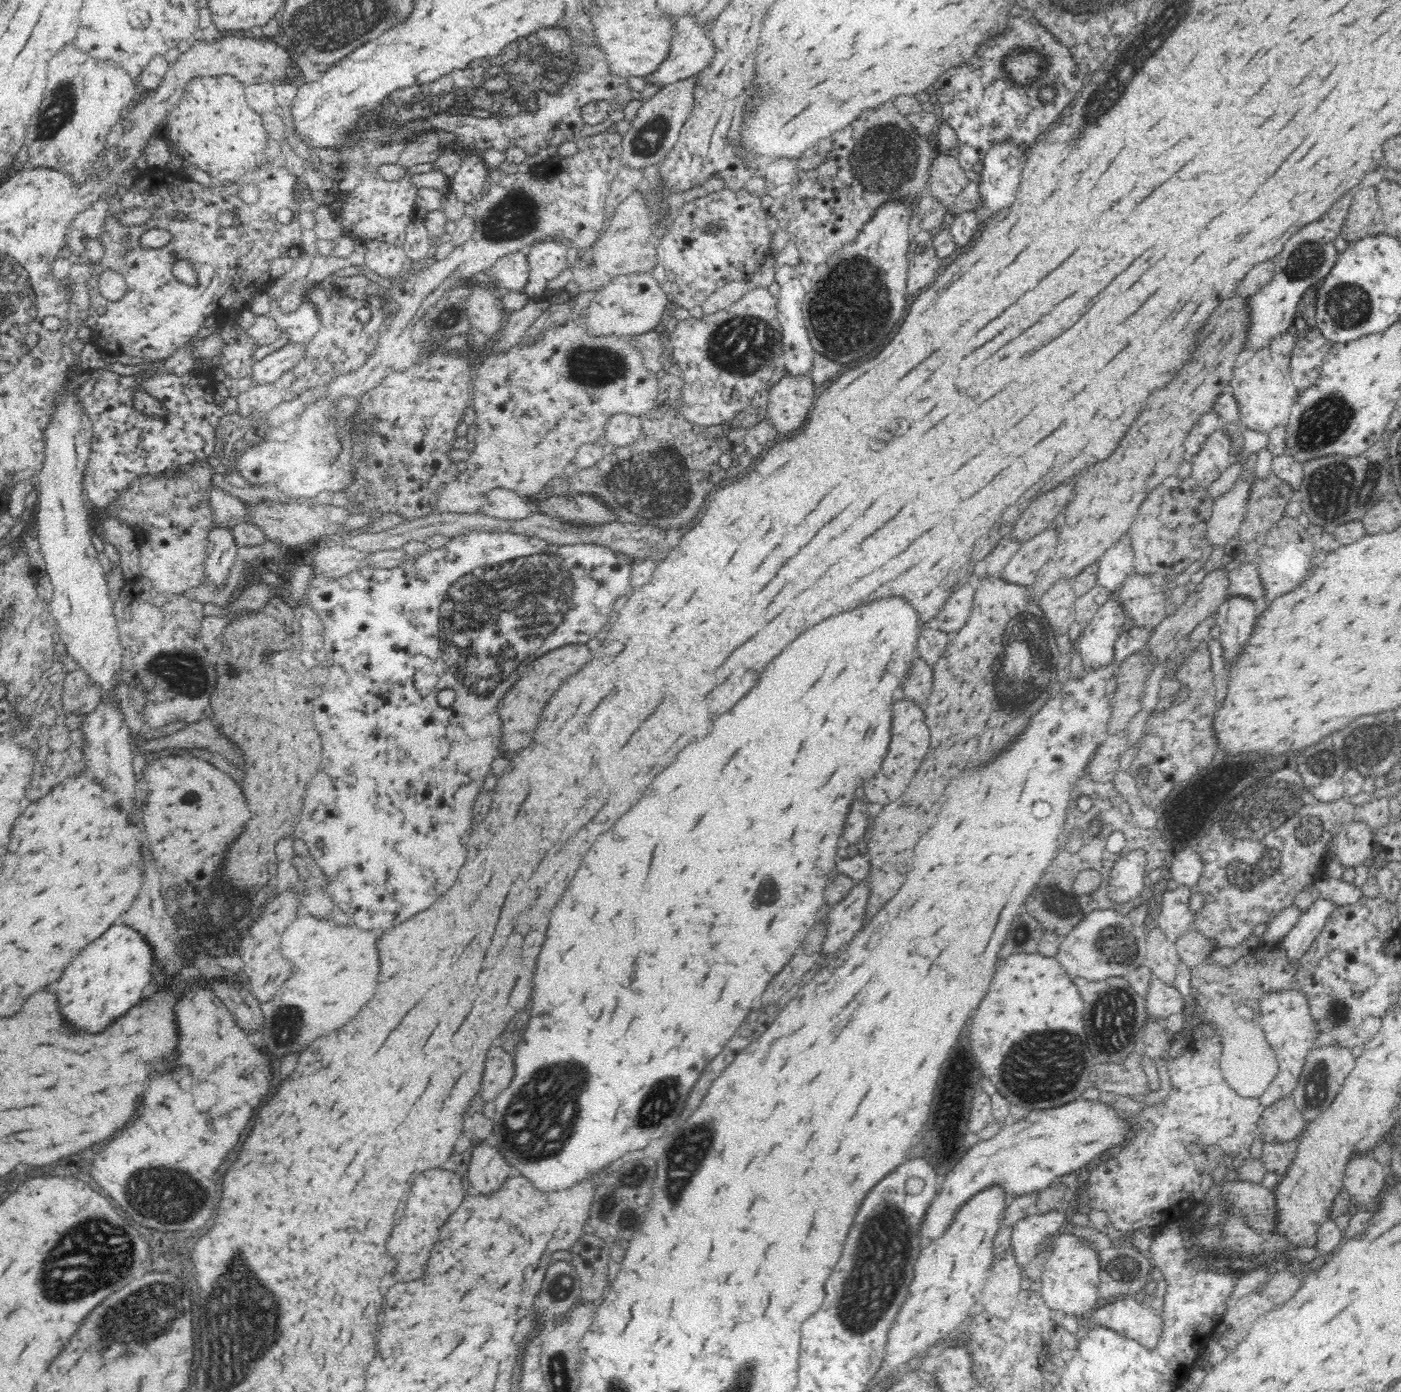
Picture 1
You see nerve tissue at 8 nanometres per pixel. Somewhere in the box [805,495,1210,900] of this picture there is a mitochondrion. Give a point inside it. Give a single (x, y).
(1030, 656)

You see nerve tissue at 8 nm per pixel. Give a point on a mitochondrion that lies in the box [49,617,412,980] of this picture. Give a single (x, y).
(181, 669)

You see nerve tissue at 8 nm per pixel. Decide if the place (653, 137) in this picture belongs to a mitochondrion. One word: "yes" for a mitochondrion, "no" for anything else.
yes

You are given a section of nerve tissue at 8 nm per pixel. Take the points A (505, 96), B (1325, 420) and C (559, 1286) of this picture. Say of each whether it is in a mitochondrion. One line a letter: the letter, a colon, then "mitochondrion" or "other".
A: mitochondrion
B: mitochondrion
C: mitochondrion

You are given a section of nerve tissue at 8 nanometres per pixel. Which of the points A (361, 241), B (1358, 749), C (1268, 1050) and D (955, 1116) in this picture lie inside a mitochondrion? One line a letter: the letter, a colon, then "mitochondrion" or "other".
A: other
B: mitochondrion
C: other
D: other

